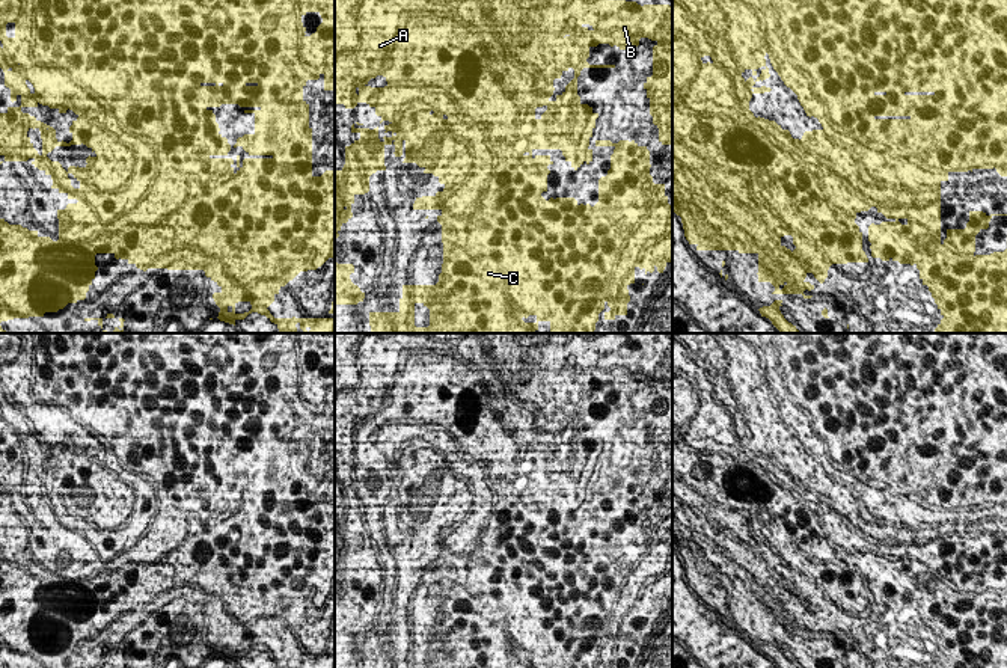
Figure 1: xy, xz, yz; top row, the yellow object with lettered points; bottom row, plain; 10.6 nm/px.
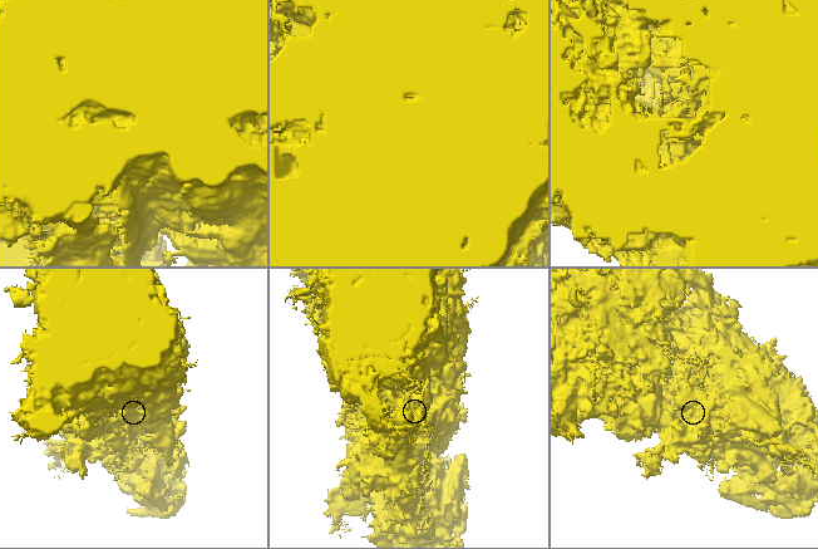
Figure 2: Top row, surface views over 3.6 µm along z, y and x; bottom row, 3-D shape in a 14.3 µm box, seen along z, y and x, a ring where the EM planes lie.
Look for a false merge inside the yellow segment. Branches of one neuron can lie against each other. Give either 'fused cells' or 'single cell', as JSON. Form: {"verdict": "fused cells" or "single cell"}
{"verdict": "single cell"}

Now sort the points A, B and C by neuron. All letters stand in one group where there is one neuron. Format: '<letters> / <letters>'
A B C

